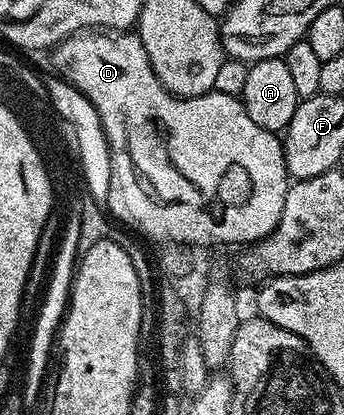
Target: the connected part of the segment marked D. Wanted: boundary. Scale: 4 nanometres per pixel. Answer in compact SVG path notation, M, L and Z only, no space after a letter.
M82 33L64 39L62 43L52 48L53 63L57 66L56 74L76 87L85 95L87 101L98 111L102 131L109 146L110 193L107 200L107 211L114 220L126 223L137 231L142 231L149 239L158 239L165 245L184 245L186 248L202 249L213 247L216 243L245 243L252 245L258 239L265 239L275 229L279 217L283 213L283 201L291 186L289 170L285 168L285 149L282 140L276 134L251 121L247 117L245 107L236 95L216 90L209 91L206 95L191 95L182 97L172 95L165 86L155 77L155 69L151 69L151 61L147 57L147 49L143 45L140 34L137 33Z

